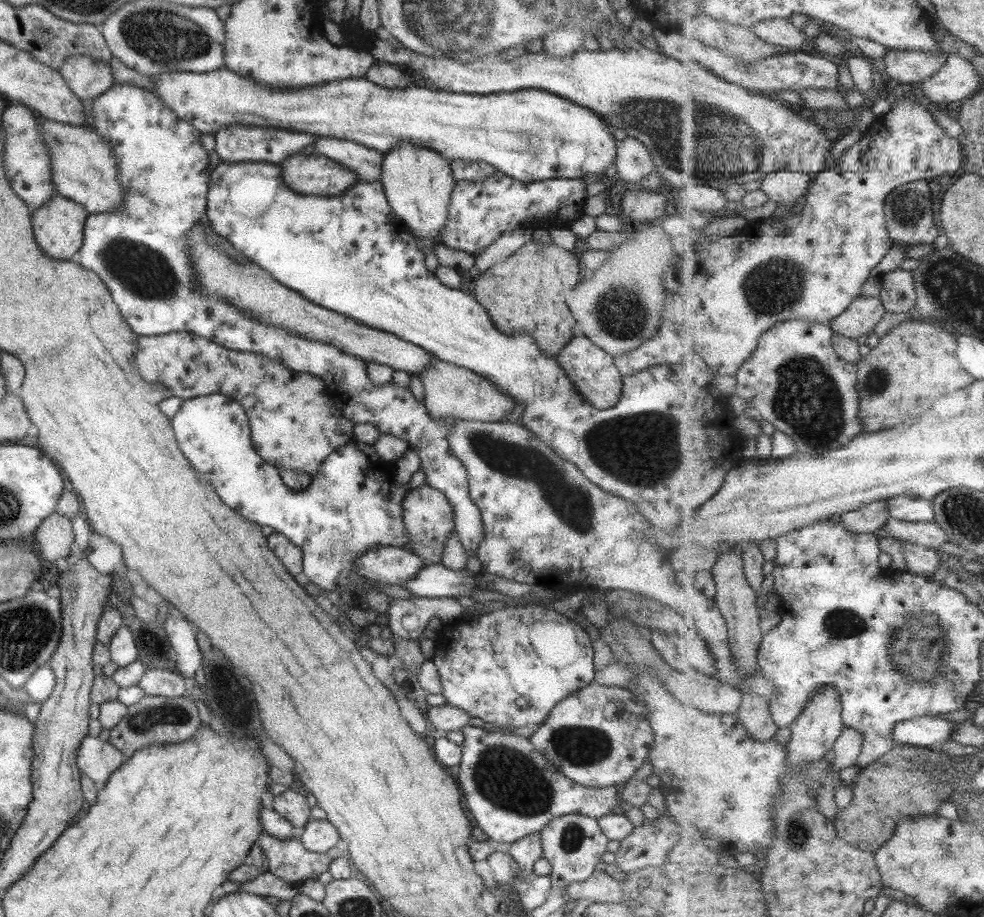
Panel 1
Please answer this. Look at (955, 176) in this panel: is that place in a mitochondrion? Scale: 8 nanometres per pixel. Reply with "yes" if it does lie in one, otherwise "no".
no

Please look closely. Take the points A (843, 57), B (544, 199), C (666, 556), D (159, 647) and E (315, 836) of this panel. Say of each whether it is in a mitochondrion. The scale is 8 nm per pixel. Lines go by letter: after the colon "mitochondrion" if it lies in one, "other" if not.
A: other
B: other
C: other
D: other
E: other

